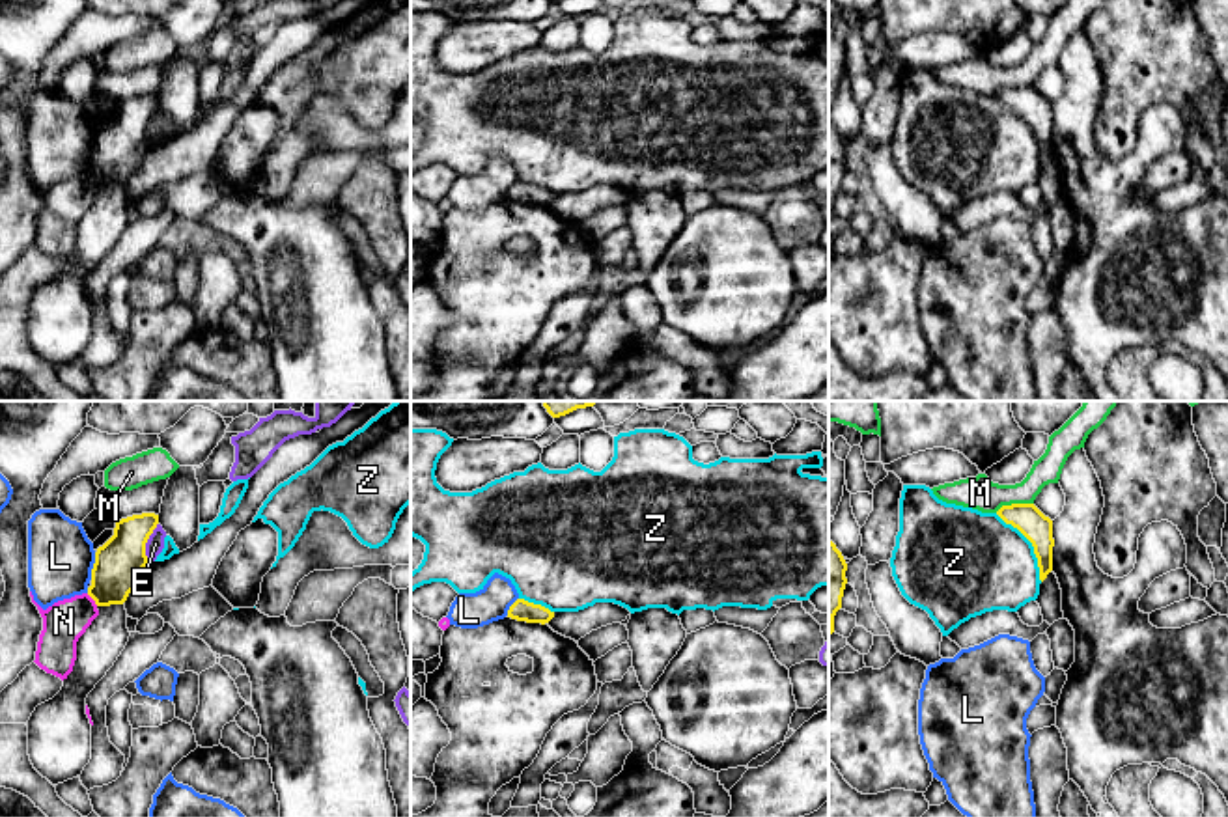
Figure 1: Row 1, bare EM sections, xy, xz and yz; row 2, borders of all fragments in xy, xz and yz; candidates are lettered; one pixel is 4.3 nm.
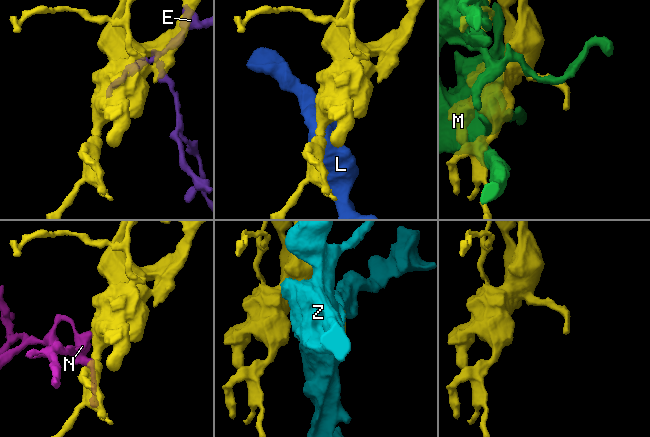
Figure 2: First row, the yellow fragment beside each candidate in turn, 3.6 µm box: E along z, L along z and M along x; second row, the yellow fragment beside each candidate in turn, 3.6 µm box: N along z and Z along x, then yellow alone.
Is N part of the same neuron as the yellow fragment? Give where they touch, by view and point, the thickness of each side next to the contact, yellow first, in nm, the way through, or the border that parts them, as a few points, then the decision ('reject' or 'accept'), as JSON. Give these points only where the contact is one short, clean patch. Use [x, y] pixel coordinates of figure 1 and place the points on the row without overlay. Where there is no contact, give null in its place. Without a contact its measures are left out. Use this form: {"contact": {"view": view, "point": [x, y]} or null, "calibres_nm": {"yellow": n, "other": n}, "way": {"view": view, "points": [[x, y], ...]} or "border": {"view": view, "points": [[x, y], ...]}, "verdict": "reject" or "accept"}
{"contact": {"view": "xy", "point": [92, 180]}, "calibres_nm": {"yellow": 220, "other": 180}, "border": {"view": "xy", "points": [[86, 176], [97, 187]]}, "verdict": "reject"}

